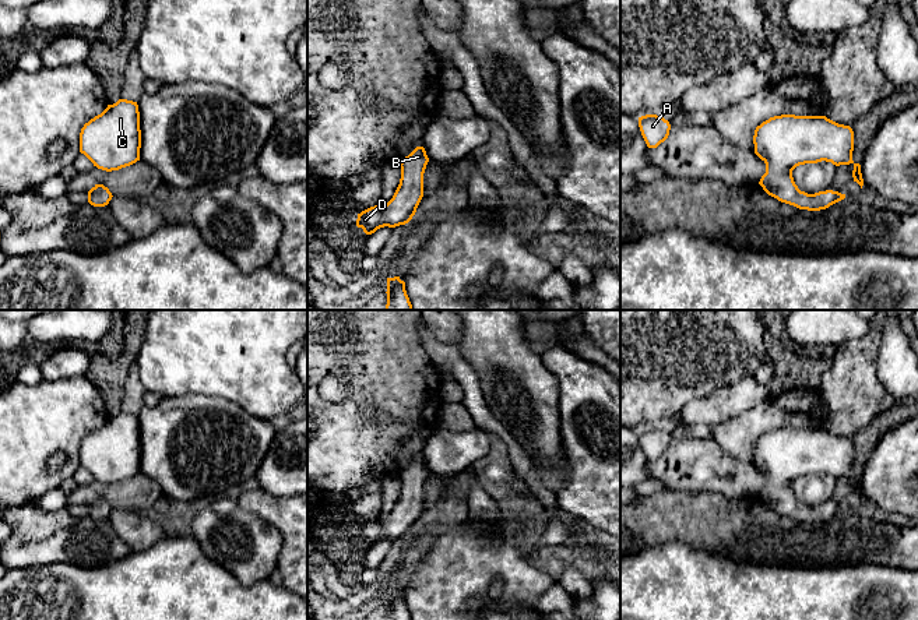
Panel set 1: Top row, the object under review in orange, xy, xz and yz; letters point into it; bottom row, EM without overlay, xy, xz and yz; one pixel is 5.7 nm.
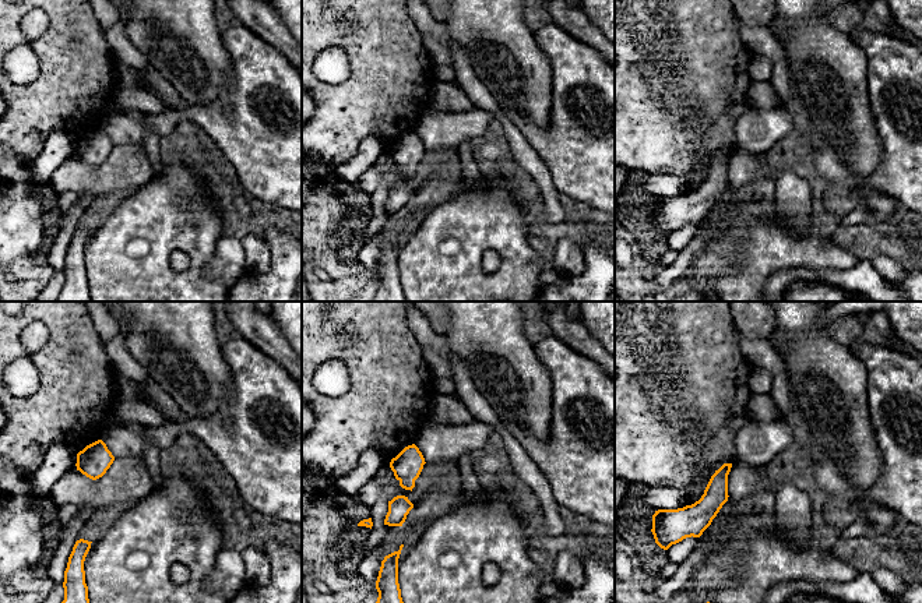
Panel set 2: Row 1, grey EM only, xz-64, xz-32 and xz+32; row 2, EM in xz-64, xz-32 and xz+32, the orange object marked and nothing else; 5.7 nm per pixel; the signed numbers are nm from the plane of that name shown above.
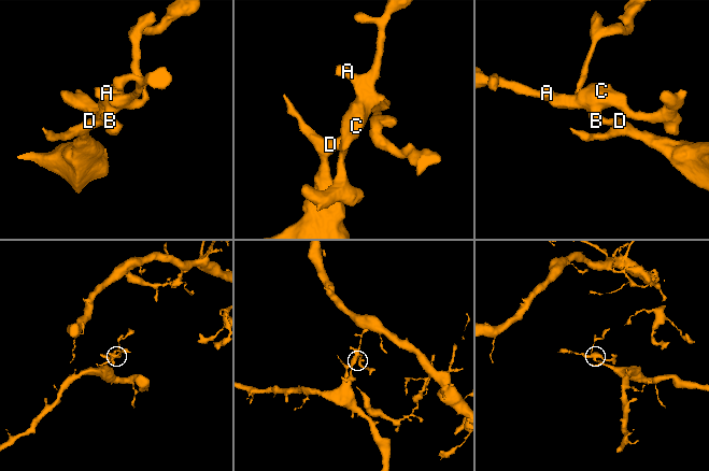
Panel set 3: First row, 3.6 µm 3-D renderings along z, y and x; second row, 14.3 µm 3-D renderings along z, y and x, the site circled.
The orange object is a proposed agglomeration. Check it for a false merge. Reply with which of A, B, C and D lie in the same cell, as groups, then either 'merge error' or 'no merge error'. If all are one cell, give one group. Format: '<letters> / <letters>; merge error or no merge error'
A B C D; no merge error

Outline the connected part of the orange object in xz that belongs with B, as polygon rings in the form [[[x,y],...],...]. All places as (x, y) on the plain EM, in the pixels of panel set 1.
[[[416,459],[401,476],[401,492],[393,511],[386,518],[370,519],[358,526],[356,539],[366,547],[388,539],[408,536],[423,510],[423,486],[429,471],[423,459]]]

